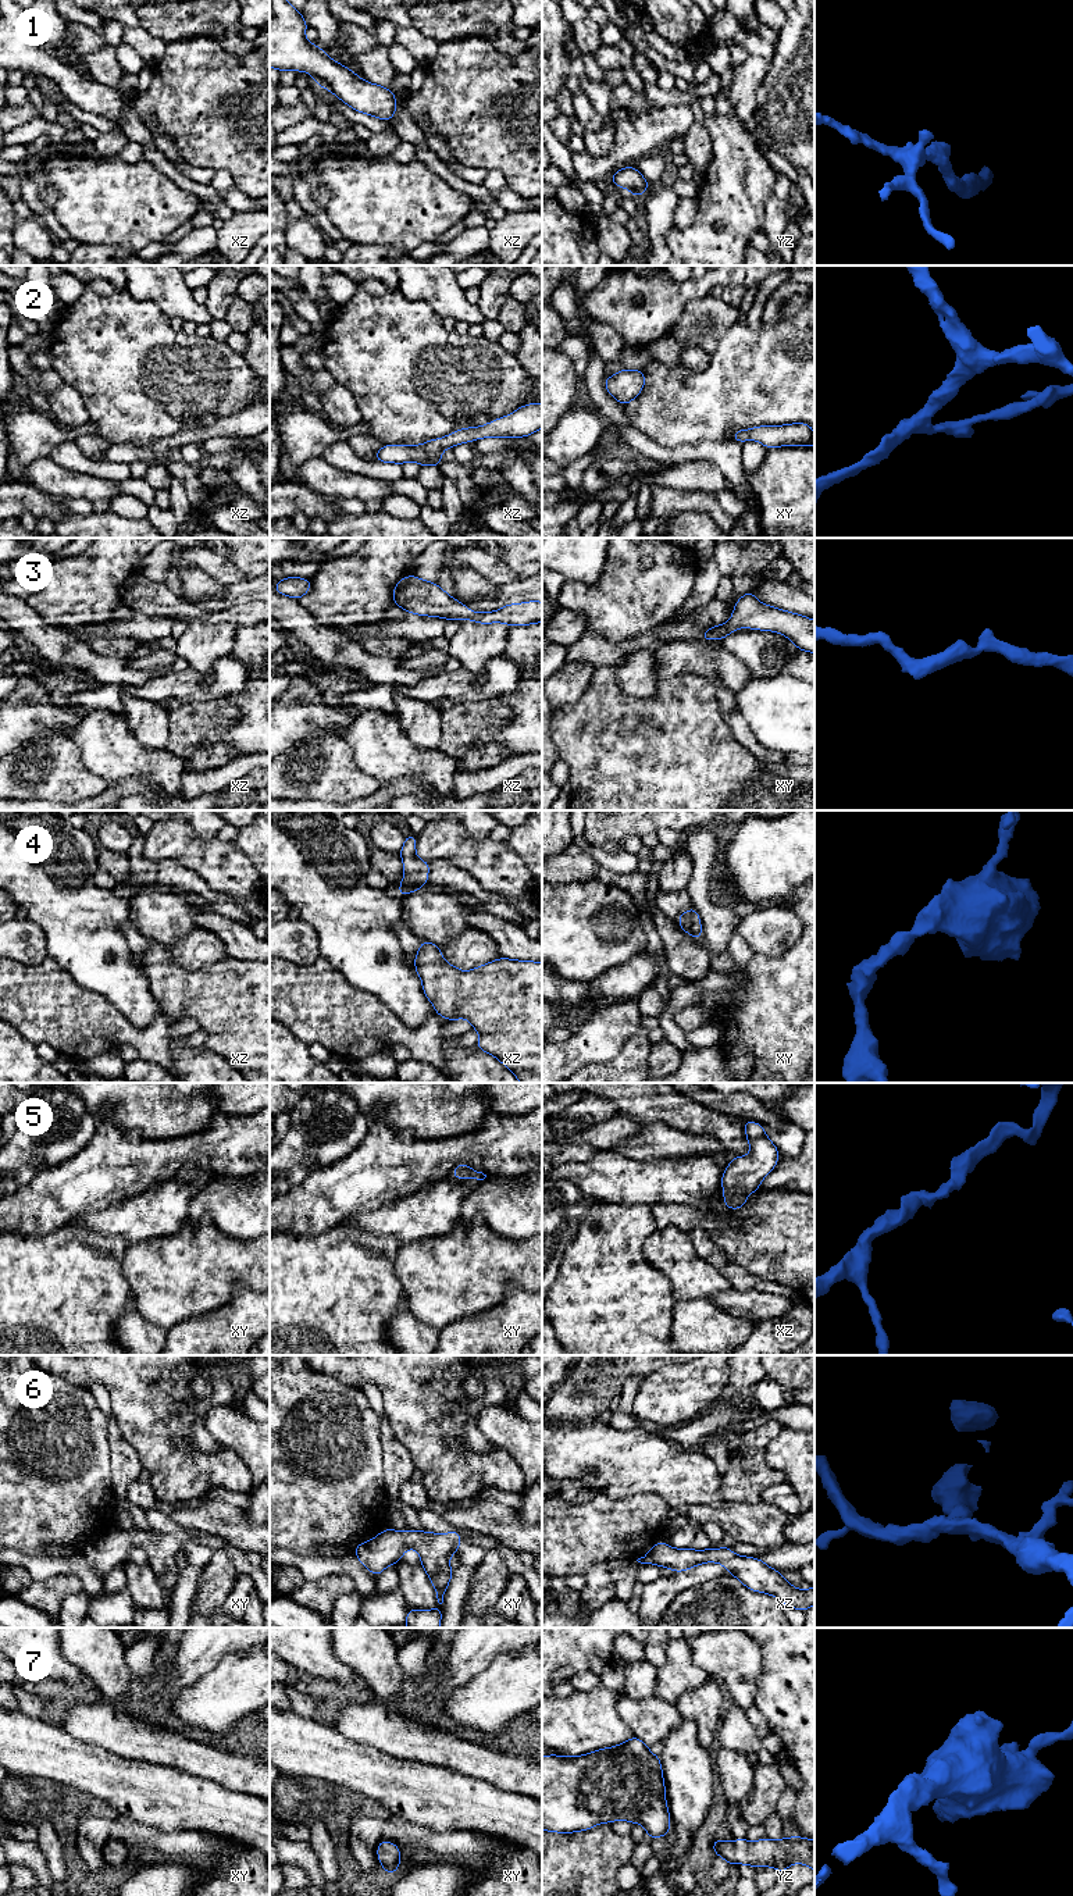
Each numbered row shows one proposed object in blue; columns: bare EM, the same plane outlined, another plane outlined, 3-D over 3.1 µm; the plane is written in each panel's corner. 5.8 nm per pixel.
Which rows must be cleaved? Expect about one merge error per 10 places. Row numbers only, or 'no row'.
no row

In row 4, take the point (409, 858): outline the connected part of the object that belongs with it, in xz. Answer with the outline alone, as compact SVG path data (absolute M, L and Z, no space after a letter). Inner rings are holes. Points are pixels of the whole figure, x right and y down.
M416 834L404 837L404 844L399 852L406 874L398 890L399 897L421 890L428 883L431 863L420 860L416 853Z

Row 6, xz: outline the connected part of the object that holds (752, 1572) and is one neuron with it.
M662 1539L637 1561L670 1568L673 1572L682 1572L703 1562L720 1562L749 1590L776 1596L785 1607L806 1611L814 1605L814 1586L808 1590L796 1589L780 1571L771 1569L760 1558L737 1555L726 1544L719 1550L671 1548Z

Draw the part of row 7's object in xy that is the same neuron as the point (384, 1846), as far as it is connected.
M382 1839L378 1843L377 1857L385 1872L395 1874L398 1871L400 1865L400 1849L398 1845Z

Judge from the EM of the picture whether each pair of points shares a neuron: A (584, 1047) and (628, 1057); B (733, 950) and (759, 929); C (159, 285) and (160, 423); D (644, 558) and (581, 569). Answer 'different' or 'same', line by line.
A: different
B: different
C: different
D: different

